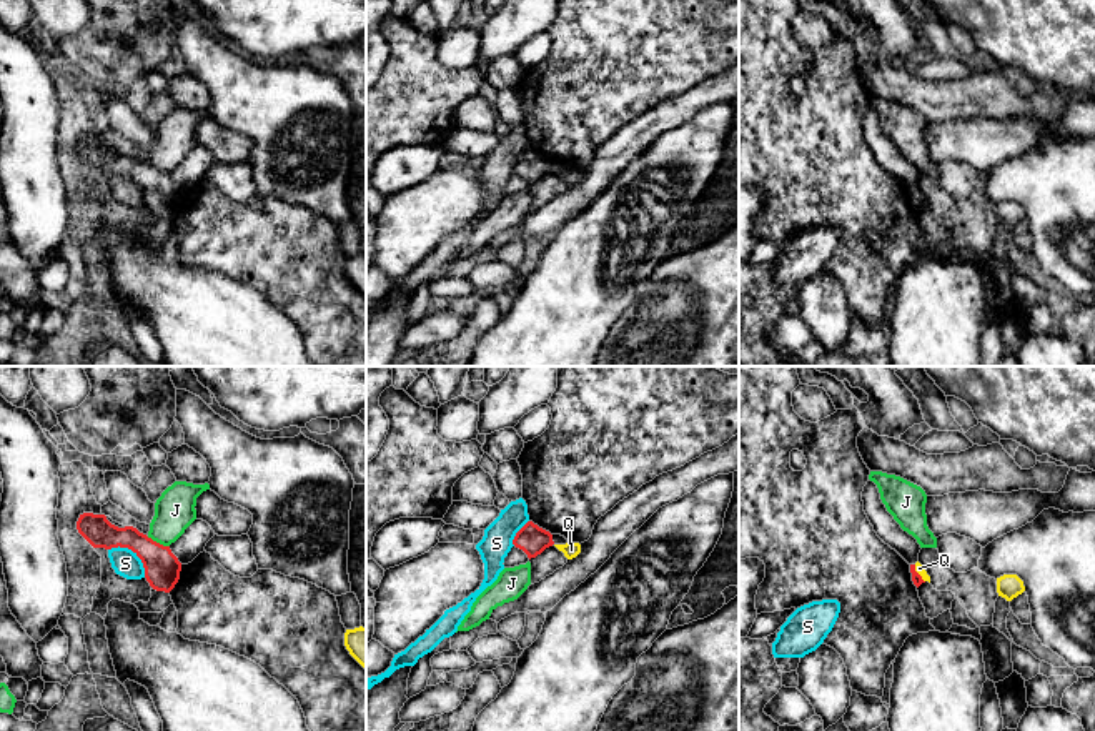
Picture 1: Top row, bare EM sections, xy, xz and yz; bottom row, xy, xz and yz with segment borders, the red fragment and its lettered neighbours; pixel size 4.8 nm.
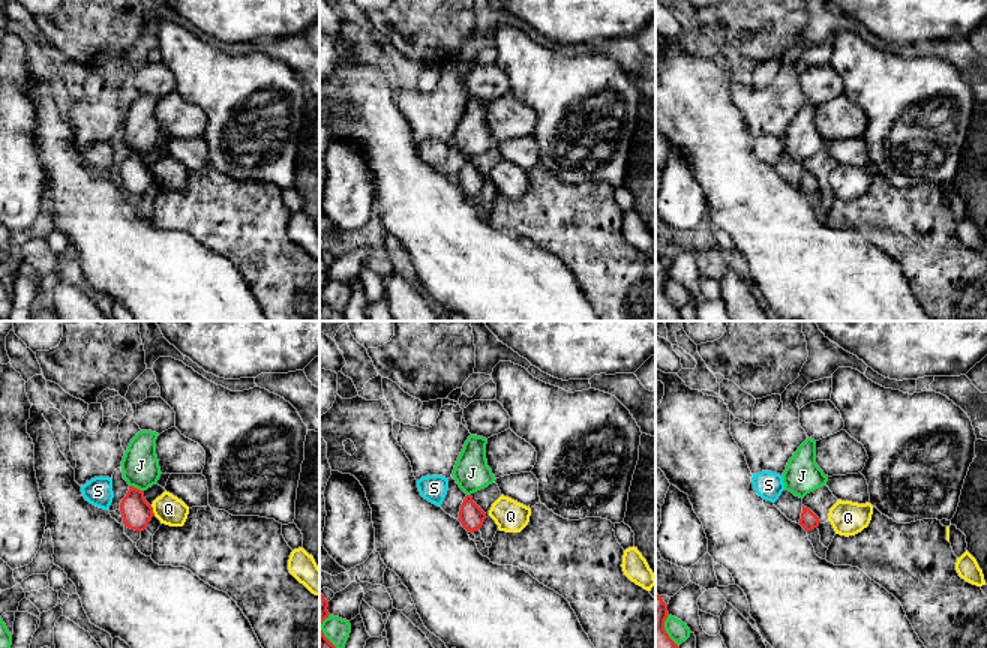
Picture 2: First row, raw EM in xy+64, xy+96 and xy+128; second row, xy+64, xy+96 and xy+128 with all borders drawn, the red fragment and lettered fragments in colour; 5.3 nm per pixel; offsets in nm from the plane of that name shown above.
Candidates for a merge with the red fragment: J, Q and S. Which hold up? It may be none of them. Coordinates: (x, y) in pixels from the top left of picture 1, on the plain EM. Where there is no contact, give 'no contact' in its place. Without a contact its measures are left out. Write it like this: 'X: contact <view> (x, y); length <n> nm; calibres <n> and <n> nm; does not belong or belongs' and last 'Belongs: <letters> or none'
J: contact xy (158, 170); length 120 nm; calibres 180 and 190 nm; does not belong
Q: contact yz (917, 200); length 100 nm; calibres 50 and 50 nm; does not belong
S: contact xy (133, 179); length 240 nm; calibres 180 and 130 nm; does not belong
Belongs: none

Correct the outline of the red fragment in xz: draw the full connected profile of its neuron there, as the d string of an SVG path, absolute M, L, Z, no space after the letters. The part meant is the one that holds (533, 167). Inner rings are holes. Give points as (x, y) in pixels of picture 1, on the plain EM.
M528 148L514 163L513 172L523 177L528 185L536 185L546 175L552 173L552 162L533 148Z

